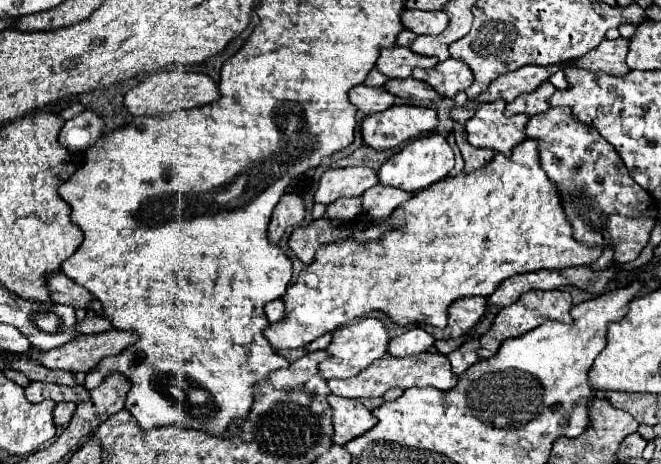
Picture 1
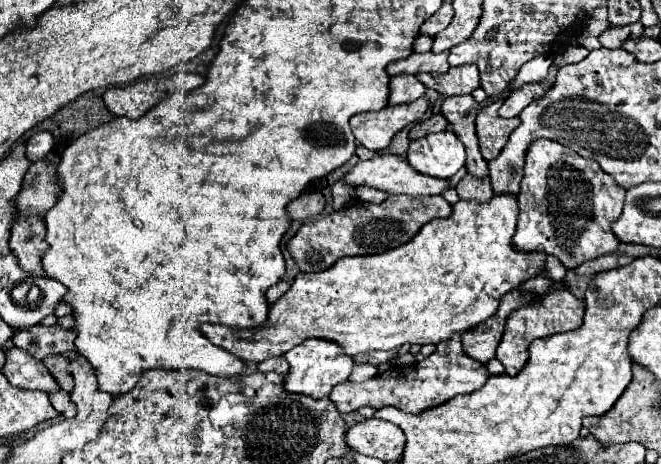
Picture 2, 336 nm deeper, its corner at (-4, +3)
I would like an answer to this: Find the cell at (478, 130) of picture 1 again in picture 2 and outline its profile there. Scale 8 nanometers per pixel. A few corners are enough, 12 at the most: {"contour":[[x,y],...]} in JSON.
{"contour":[[494,102],[478,112],[480,152],[494,160],[520,118],[500,118]]}

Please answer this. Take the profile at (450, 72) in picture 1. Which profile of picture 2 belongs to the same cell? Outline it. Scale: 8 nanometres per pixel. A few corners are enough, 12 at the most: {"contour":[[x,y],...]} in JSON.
{"contour":[[474,64],[446,74],[418,74],[426,88],[444,96],[472,94],[480,86]]}

